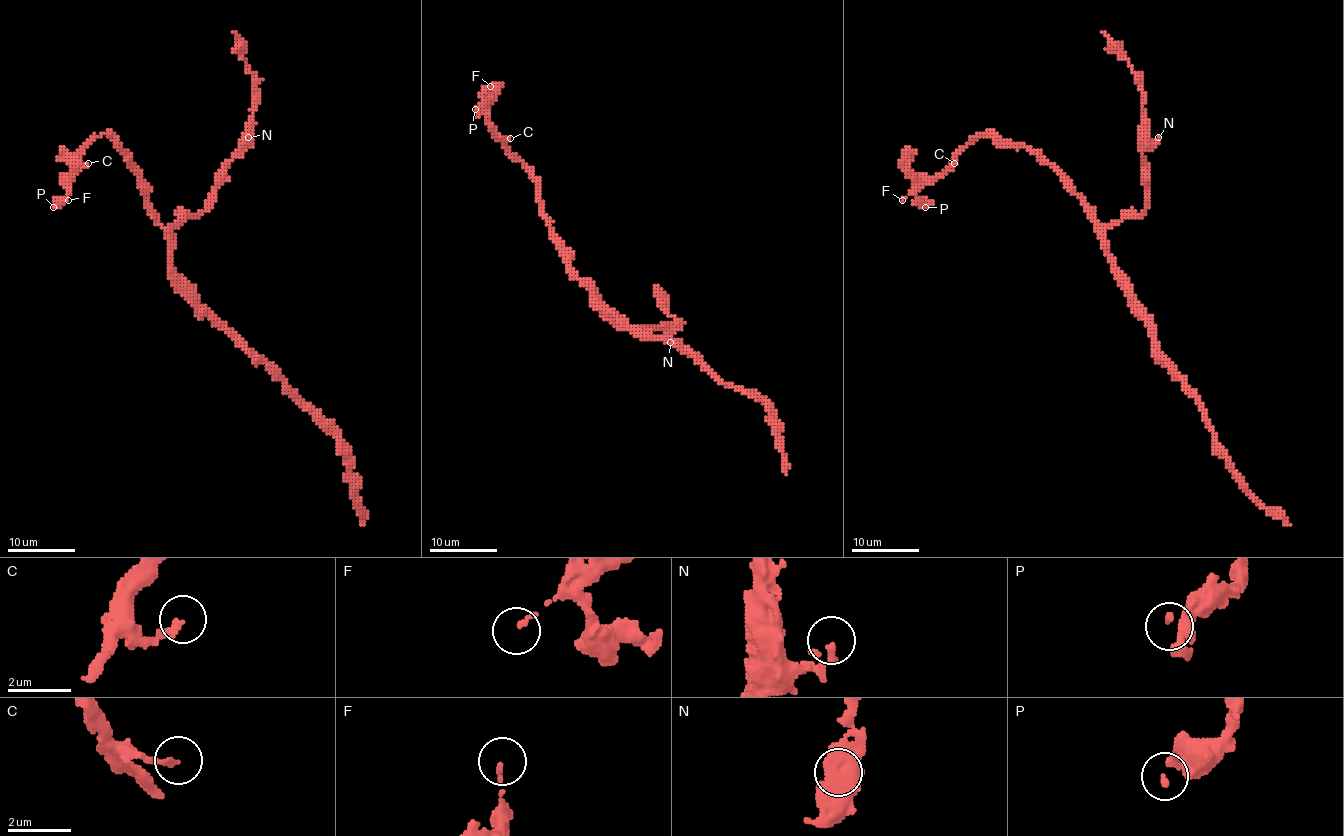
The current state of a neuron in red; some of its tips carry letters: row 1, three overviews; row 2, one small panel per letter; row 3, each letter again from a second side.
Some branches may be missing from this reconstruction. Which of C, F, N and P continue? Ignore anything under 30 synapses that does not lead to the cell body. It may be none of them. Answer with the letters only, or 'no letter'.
F

